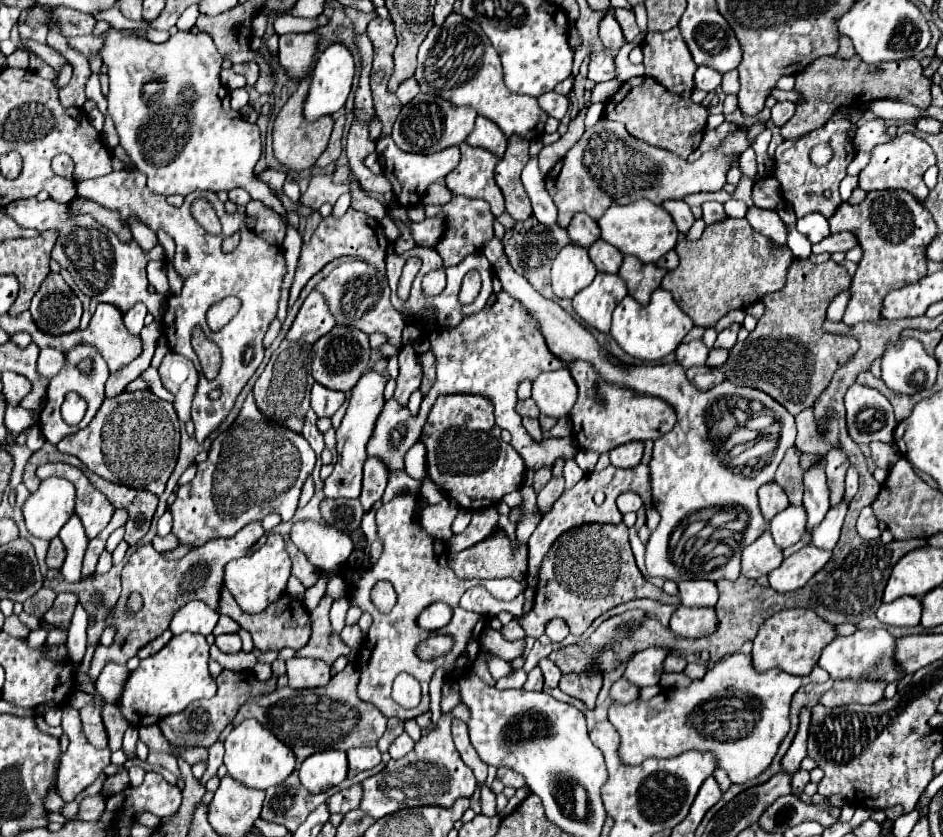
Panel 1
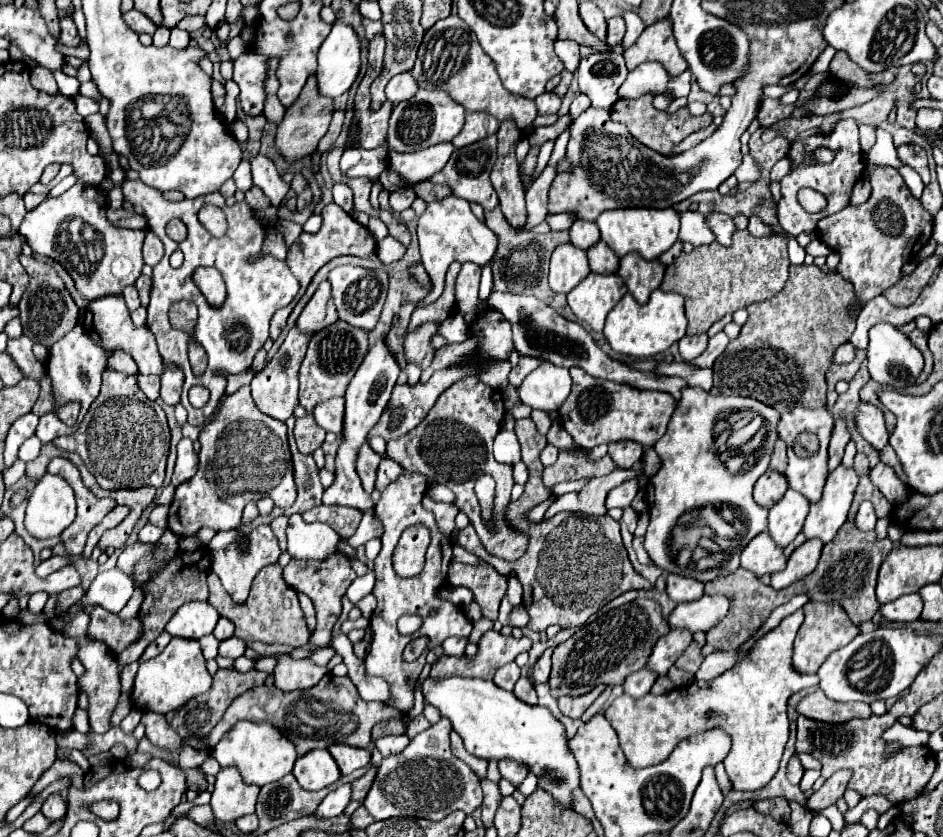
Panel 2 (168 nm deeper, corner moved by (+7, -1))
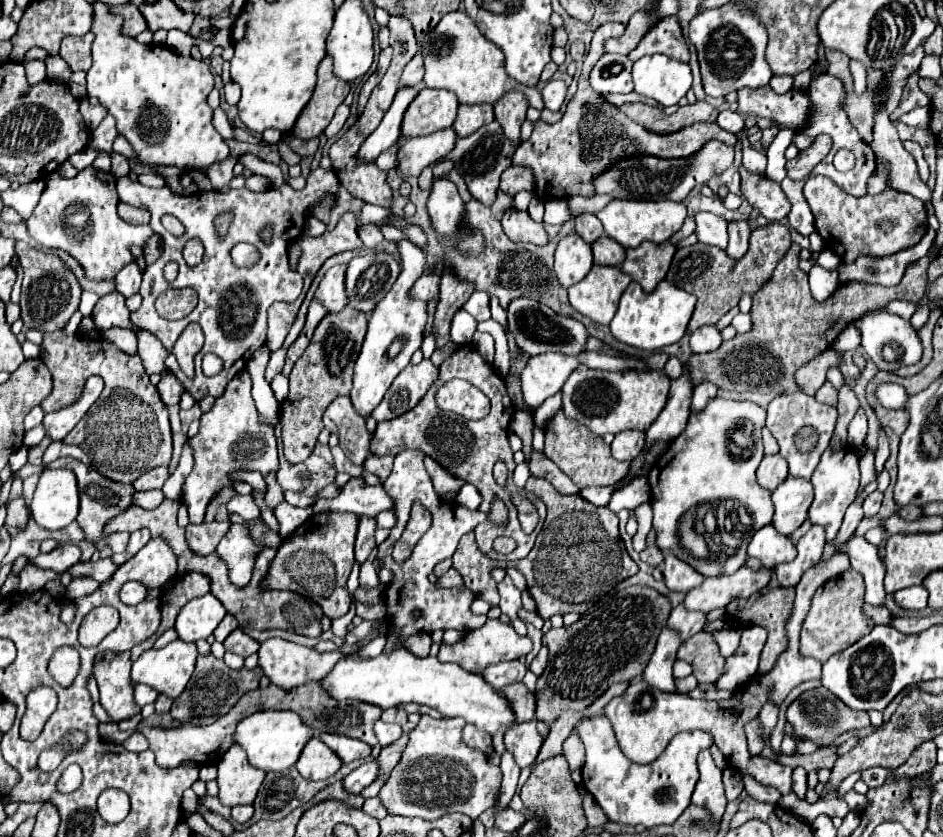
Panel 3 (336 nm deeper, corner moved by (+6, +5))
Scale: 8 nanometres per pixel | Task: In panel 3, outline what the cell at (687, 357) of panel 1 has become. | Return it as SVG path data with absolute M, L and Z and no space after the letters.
M701 326L699 330L695 330L691 334L691 350L695 354L703 354L703 352L711 352L717 350L721 346L721 334L715 326Z

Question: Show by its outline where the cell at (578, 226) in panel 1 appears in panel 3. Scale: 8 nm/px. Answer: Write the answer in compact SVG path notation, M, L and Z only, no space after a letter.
M579 214L575 218L575 232L587 242L595 242L599 236L603 236L603 226L601 220L597 220L593 214Z

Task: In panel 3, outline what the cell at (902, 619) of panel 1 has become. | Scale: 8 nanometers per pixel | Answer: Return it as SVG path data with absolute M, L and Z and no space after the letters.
M909 586L893 594L897 606L903 610L923 610L927 606L927 590L925 586Z

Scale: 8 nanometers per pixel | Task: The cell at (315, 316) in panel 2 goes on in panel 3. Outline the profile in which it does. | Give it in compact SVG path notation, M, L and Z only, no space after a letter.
M345 266L329 268L315 292L315 300L321 302L321 306L329 312L341 312L347 306L343 282L345 282Z

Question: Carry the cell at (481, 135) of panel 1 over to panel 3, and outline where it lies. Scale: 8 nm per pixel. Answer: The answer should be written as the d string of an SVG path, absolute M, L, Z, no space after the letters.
M491 104L461 106L459 114L457 114L457 122L453 124L453 130L459 138L465 138L493 120L495 120L495 112L493 112Z

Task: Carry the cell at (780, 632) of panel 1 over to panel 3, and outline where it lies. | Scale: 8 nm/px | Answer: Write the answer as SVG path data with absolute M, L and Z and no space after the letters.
M847 570L841 576L819 586L811 600L809 616L803 622L801 648L799 648L801 654L811 656L823 664L829 656L845 650L847 646L857 642L857 638L869 634L869 630L873 628L873 620L867 618L861 610L863 596L865 596L865 584L861 574L857 574L855 570Z

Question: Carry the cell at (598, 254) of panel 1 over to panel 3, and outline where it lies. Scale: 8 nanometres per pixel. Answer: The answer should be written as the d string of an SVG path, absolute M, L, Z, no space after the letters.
M601 236L599 240L595 240L591 244L591 248L593 248L595 264L621 266L621 262L625 260L625 248L617 242L613 242L609 236Z

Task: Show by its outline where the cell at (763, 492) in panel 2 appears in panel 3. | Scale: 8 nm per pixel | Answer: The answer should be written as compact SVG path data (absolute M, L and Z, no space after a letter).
M779 454L775 456L765 456L761 466L757 468L757 480L759 486L773 492L781 482L785 482L785 478L789 476L787 472L787 462L785 458L781 458Z

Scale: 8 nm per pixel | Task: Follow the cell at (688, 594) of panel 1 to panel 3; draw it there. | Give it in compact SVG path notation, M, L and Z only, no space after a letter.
M665 554L663 576L667 588L675 592L689 592L691 588L697 588L705 580L697 570L693 570L689 564L675 558L673 554Z

